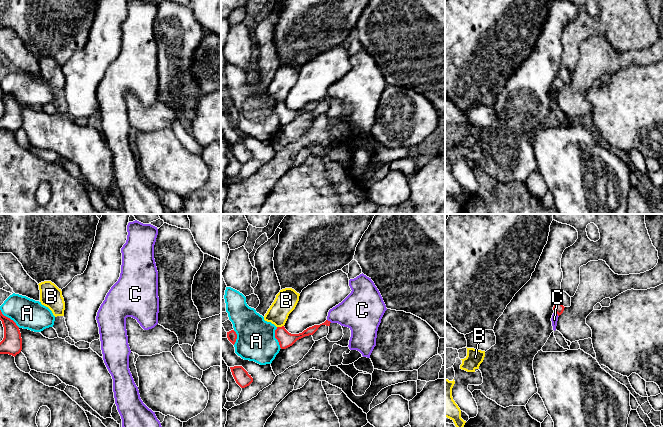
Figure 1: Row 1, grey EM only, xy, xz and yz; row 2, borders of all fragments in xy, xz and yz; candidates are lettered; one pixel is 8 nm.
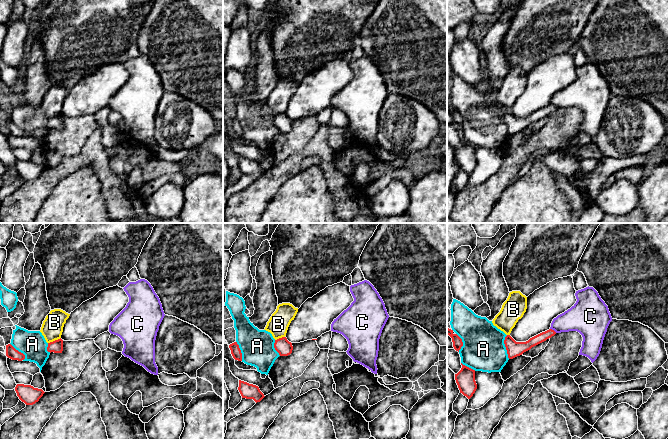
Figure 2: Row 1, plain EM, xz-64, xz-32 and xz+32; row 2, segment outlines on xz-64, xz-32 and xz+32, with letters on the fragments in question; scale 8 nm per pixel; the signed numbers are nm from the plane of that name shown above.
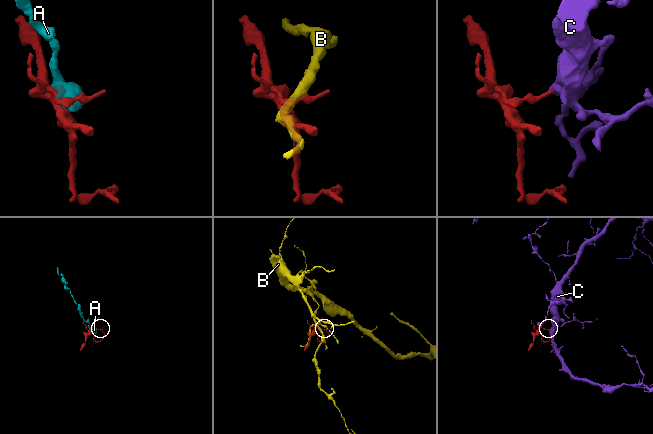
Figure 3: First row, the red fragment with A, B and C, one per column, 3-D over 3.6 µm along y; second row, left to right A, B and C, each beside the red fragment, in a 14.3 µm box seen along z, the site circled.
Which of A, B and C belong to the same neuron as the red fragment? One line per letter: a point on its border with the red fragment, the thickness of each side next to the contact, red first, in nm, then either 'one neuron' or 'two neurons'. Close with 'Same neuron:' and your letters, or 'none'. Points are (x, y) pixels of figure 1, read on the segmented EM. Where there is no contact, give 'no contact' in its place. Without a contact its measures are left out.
A: xz (275, 337) | 120/320 nm | two neurons
B: xz (280, 327) | 120/180 nm | two neurons
C: yz (557, 313) | 90/60 nm | two neurons
Same neuron: none

